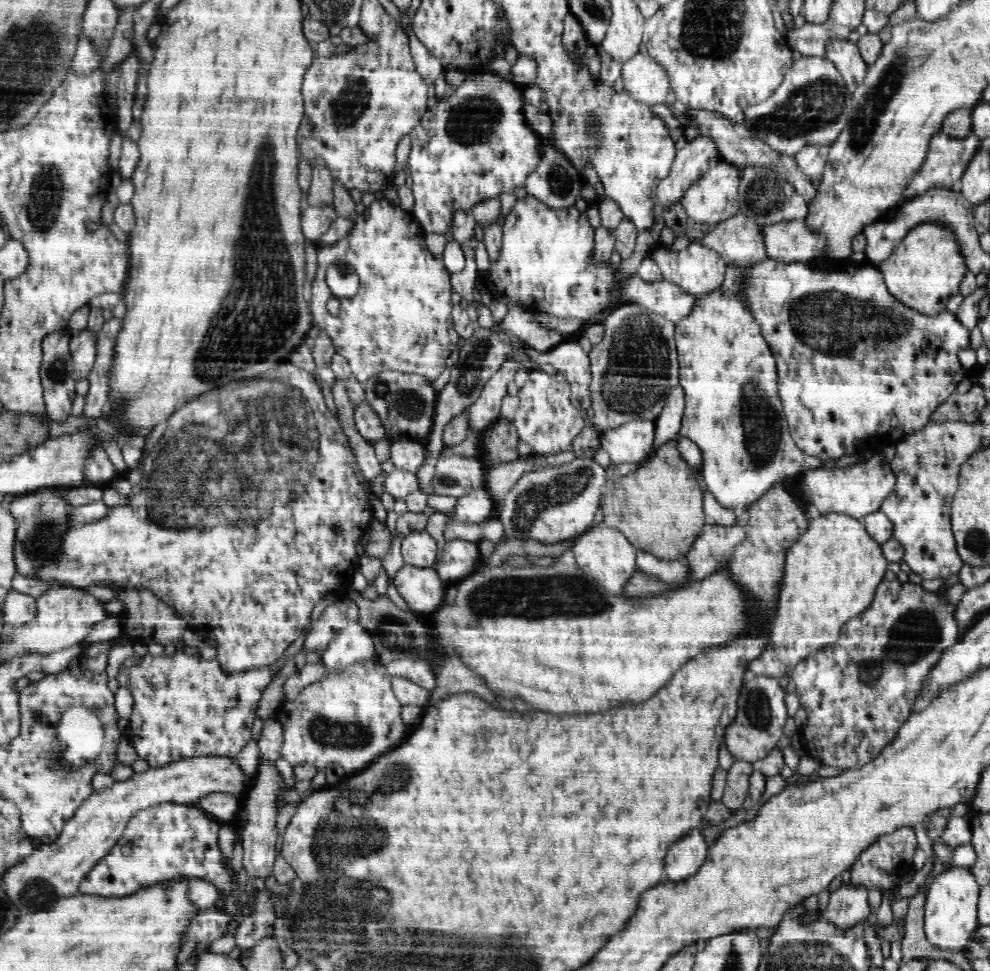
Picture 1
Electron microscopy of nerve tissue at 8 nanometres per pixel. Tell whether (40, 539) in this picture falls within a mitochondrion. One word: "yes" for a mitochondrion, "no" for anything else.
yes

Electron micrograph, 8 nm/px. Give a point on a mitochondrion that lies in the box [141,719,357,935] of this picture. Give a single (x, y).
(330, 870)

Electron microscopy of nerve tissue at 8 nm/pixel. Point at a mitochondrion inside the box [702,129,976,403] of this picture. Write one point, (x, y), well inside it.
(854, 317)

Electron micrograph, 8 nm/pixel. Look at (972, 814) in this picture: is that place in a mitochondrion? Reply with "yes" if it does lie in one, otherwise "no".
no

